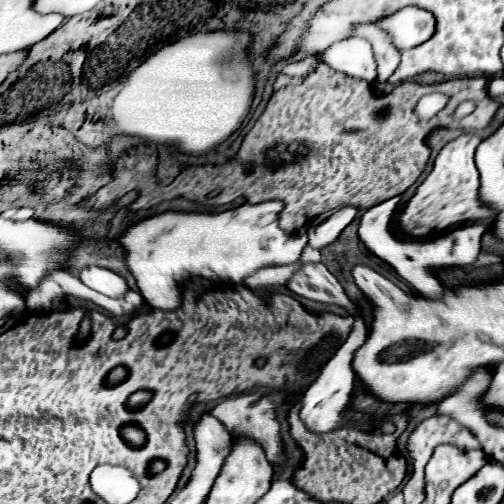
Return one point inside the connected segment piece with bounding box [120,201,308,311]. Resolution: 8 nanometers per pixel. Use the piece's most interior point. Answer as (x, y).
(164, 251)

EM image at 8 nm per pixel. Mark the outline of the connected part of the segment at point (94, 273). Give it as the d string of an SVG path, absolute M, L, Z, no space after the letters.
M86 267L80 271L80 281L84 285L88 285L90 289L104 293L108 297L122 297L124 293L128 293L128 283L122 275L104 269L104 267Z

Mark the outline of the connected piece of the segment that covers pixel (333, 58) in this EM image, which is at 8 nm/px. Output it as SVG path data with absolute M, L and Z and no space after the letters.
M360 37L340 41L324 49L322 53L318 53L318 59L332 65L336 71L354 75L356 79L364 79L368 83L376 81L378 77L378 63L372 45Z

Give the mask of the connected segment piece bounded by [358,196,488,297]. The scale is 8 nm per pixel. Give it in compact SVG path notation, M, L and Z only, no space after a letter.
M401 196L392 198L392 201L384 201L370 209L364 211L360 217L360 227L358 235L360 241L382 261L390 263L420 295L426 297L440 297L442 285L438 279L434 279L432 269L436 267L464 267L476 261L480 249L482 249L482 235L486 233L488 225L486 223L472 223L464 227L456 227L452 231L446 231L434 239L424 239L424 241L398 241L396 235L390 233L389 223L398 205L400 205Z

